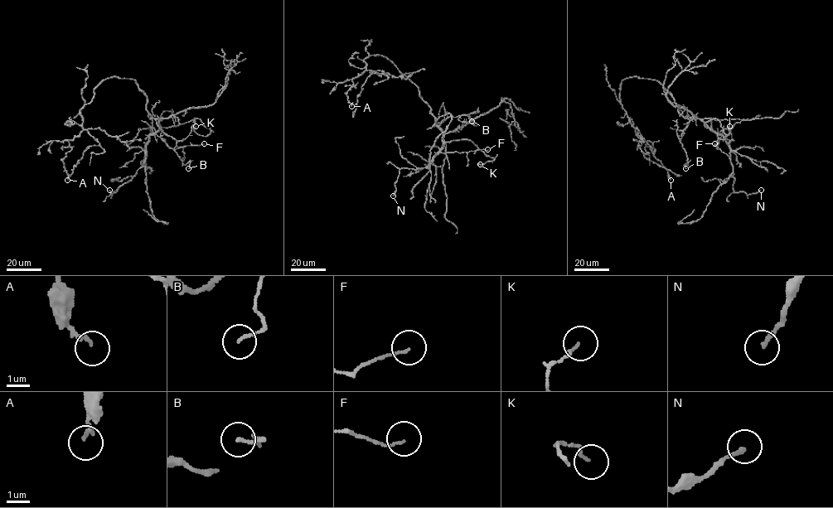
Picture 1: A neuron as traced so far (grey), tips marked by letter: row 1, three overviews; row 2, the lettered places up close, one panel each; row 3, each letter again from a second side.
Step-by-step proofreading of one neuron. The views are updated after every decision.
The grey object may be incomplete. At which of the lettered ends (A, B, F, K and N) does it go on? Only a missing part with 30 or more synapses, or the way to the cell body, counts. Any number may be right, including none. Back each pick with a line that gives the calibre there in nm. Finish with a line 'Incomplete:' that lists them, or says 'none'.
Incomplete: none

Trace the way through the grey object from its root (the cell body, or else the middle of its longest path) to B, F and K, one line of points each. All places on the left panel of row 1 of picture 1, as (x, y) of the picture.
B: (147, 99), (147, 112), (163, 133), (176, 141), (175, 151), (185, 165), (191, 162), (188, 168)
F: (147, 99), (147, 112), (152, 118), (159, 118), (159, 130), (156, 134), (169, 147), (176, 149), (204, 143)
K: (147, 99), (147, 112), (159, 118), (162, 128), (198, 118), (210, 133), (197, 134), (196, 126)

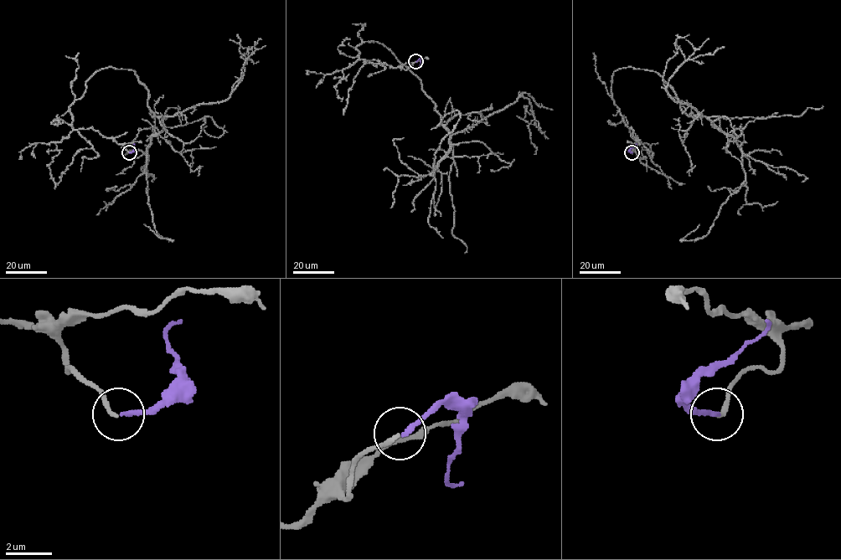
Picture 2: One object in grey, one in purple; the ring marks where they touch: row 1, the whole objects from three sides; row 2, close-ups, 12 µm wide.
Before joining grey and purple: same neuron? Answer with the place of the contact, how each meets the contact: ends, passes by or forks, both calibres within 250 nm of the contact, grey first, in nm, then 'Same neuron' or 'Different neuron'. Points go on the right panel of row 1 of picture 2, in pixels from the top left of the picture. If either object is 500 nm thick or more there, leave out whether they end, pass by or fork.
Place: (632, 152). At the ring grey ends. At the ring purple ends. Thickness 170 nm (grey) against 200 nm. Same neuron

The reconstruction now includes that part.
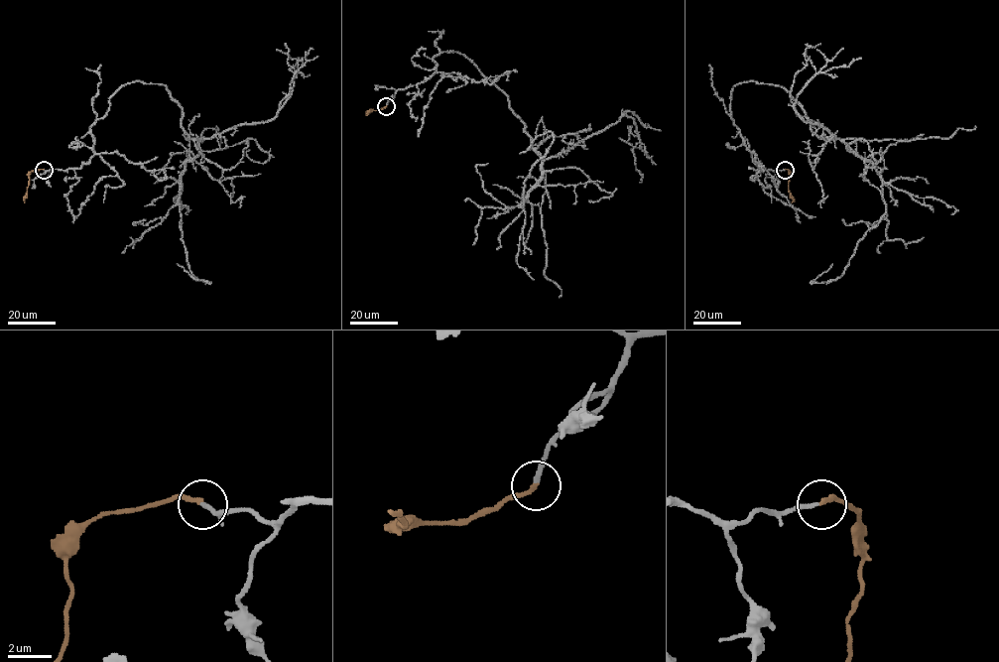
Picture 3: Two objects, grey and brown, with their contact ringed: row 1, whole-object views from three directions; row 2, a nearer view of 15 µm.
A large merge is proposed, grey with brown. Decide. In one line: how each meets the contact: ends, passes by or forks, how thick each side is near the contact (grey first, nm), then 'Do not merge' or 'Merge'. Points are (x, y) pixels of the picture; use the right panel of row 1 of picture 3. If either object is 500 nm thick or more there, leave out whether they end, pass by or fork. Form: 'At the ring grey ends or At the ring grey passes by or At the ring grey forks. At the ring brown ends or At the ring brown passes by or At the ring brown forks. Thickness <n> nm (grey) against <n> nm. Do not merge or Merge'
At the ring grey ends. At the ring brown ends. Thickness 190 nm (grey) against 190 nm. Merge

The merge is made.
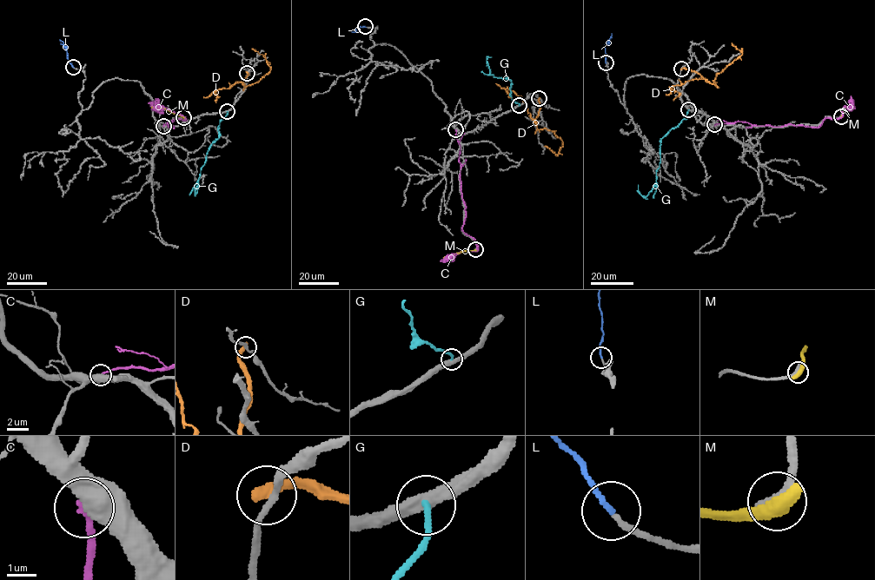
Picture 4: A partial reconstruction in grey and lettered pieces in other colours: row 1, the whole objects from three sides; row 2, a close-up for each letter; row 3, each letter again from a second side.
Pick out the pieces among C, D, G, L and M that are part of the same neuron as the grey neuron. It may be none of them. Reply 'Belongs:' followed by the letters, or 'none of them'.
Belongs: L

